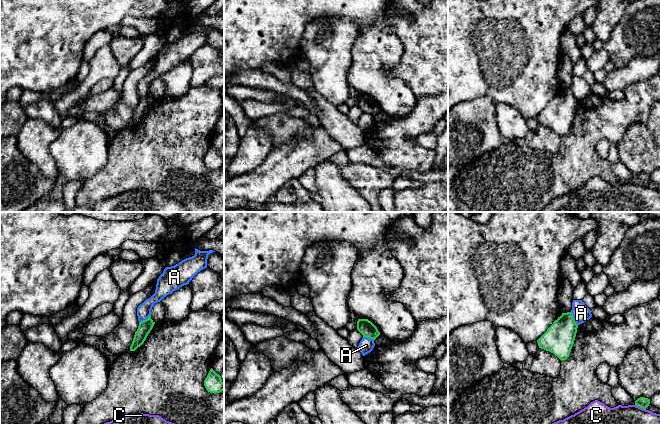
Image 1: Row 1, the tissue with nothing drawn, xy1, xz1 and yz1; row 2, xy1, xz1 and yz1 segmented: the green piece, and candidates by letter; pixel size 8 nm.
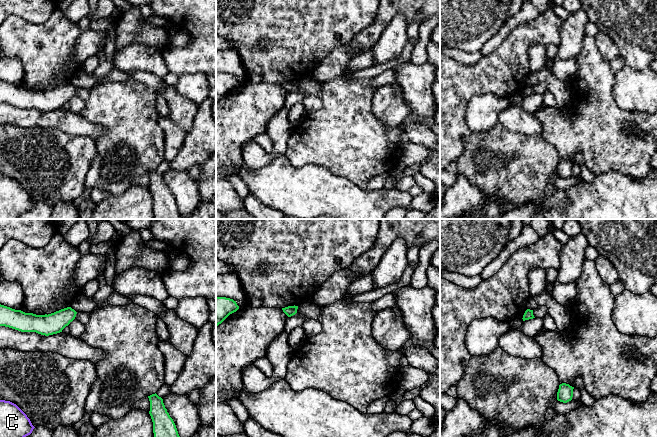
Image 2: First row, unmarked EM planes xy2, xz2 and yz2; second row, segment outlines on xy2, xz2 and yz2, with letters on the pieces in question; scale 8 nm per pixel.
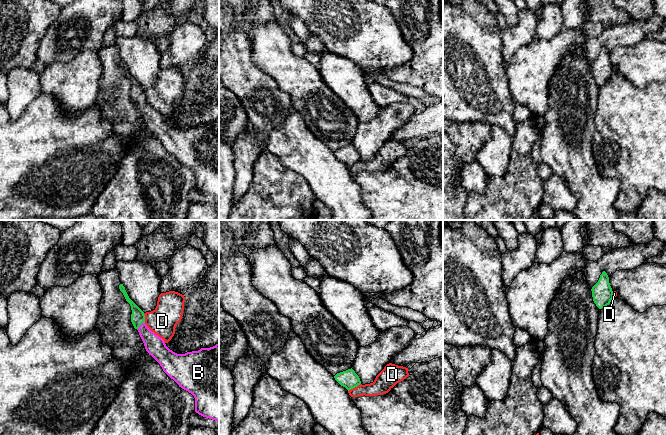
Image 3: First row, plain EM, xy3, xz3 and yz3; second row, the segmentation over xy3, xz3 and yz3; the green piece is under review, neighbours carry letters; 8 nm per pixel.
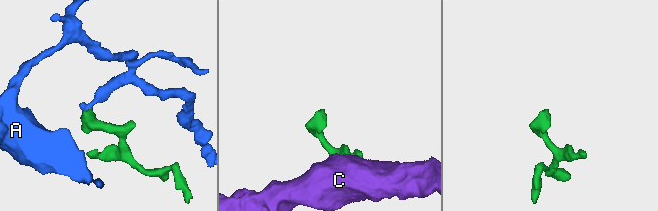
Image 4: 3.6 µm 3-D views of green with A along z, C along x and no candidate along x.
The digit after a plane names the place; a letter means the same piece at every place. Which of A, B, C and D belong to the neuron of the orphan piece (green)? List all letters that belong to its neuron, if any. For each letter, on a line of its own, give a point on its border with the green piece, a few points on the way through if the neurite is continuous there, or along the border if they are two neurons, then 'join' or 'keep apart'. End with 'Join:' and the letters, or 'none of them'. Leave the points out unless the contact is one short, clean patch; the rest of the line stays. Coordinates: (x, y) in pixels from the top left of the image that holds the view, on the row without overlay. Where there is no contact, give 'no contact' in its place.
A: meets green in yz1 at (573, 95); border along yz1 (570, 88), (577, 101); keep apart
B: meets green in xy3 at (140, 100); runs through xy3 (137, 93), (140, 100), (155, 122); join
C: meets green in yz1 at (640, 182); border along yz1 (635, 180), (645, 185); keep apart
D: meets green in xz3 at (354, 163); border along xz3 (360, 159), (348, 167); keep apart
Join: B

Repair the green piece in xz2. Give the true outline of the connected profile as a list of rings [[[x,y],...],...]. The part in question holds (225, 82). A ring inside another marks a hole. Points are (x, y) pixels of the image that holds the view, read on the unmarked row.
[[[216,72],[216,102],[221,100],[230,90],[239,85],[236,77],[226,73]]]

